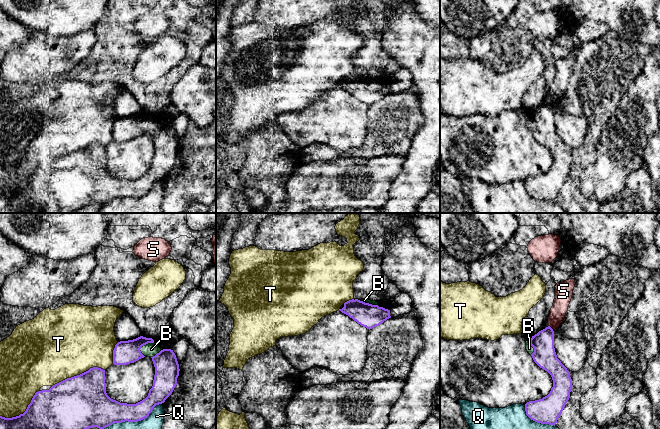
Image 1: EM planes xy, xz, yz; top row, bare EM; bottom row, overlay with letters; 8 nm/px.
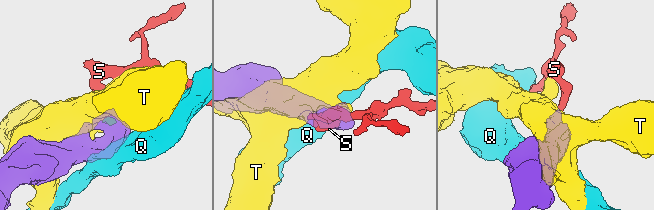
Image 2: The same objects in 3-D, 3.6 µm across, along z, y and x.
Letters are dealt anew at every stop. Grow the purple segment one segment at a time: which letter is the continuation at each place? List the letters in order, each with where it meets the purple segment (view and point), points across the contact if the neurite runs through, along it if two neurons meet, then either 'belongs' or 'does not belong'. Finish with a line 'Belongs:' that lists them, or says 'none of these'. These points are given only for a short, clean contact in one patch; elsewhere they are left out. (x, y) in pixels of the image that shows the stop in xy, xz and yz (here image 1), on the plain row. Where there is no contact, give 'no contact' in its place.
B: xy (142, 121) | across xy (125, 128), (142, 121), (151, 125) | belongs
Q: xy (132, 197) | does not belong
S: yz (550, 103) | along yz (549, 101), (553, 105) | does not belong
T: xy (78, 151) | does not belong
Belongs: B

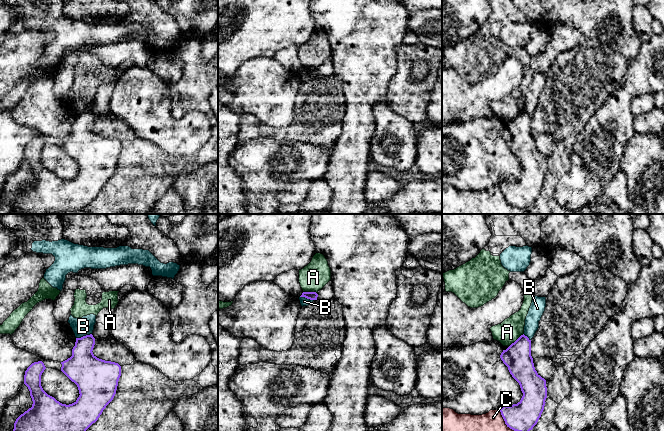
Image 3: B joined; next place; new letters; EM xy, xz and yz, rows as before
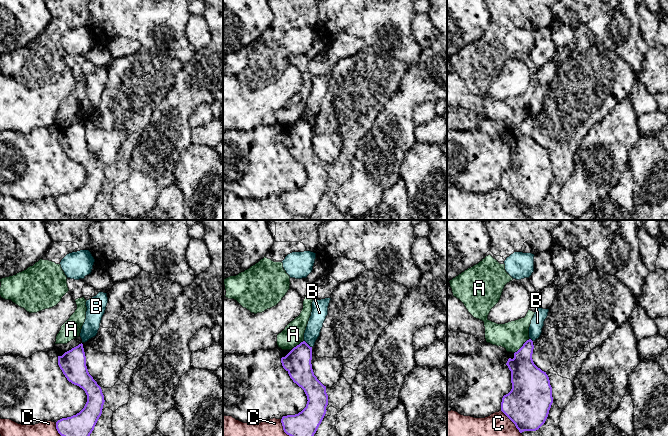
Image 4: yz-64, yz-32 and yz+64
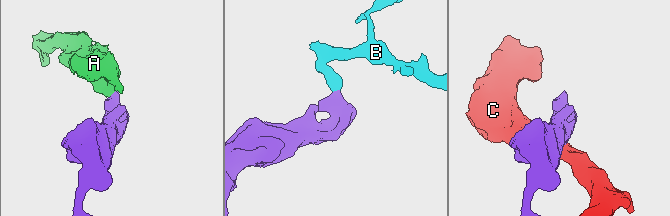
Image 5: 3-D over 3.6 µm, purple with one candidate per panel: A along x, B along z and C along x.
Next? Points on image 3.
A: yz (517, 115) | along yz (523, 109), (509, 122) | does not belong
B: xy (83, 112) | along xy (91, 109), (76, 114) | does not belong
C: yz (509, 203) | does not belong
Belongs: none of these

